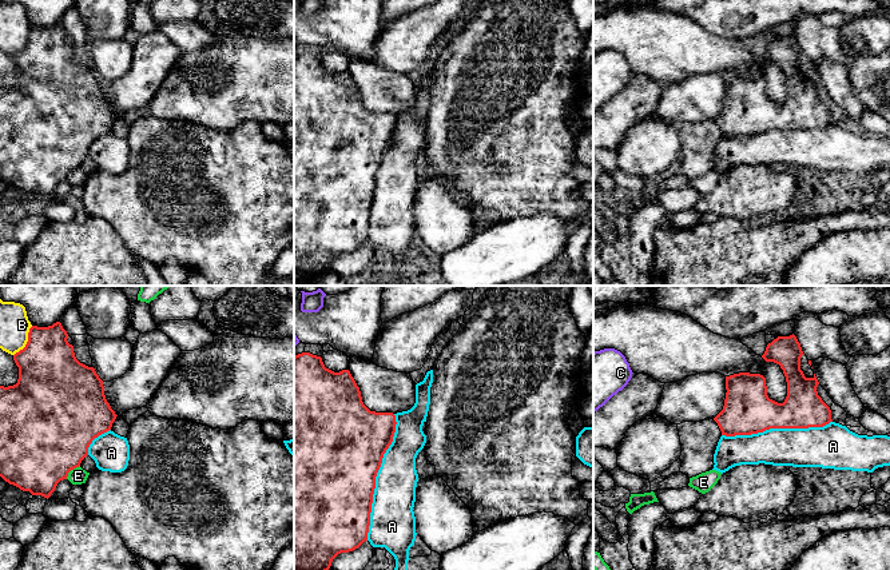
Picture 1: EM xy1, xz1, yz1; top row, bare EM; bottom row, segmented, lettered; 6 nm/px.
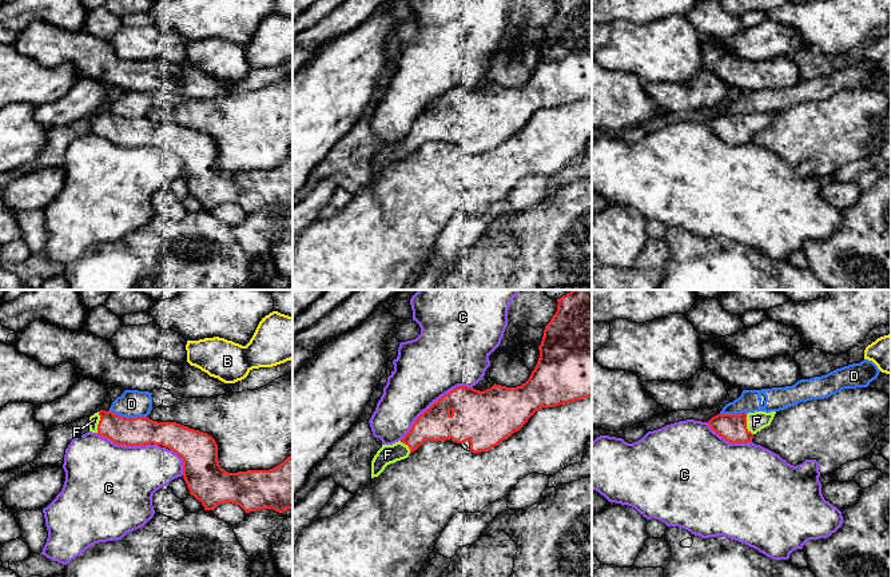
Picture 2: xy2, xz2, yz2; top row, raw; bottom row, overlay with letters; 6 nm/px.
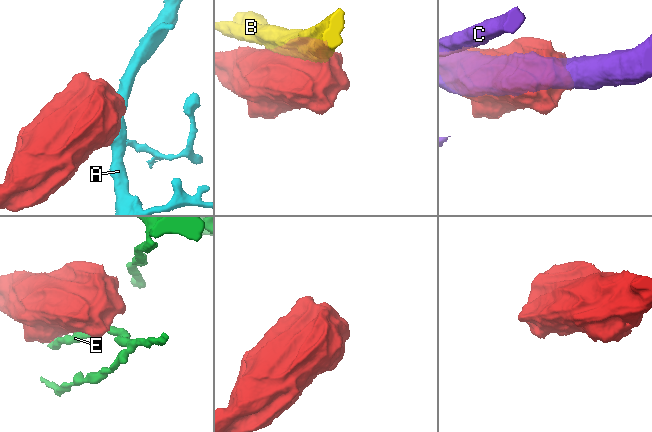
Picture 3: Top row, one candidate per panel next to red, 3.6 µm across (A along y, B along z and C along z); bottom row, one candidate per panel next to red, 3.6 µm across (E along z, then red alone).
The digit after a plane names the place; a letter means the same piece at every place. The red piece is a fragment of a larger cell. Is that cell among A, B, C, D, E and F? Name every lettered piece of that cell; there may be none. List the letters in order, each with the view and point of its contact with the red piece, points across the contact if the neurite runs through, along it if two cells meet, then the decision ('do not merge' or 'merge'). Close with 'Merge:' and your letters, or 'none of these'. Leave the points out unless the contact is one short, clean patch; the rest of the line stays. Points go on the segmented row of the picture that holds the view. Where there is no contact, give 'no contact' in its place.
A: meets red in xz1 at (376, 475); do not merge
B: meets red in xy1 at (27, 342); do not merge
C: meets red in xz2 at (434, 402); do not merge
D: meets red in xy2 at (126, 417); border along xy2 (108, 410), (127, 417), (146, 417); do not merge
E: meets red in xy1 at (71, 469); do not merge
F: meets red in yz2 at (746, 425); runs through yz2 (732, 428), (746, 425), (756, 421); merge
Merge: F

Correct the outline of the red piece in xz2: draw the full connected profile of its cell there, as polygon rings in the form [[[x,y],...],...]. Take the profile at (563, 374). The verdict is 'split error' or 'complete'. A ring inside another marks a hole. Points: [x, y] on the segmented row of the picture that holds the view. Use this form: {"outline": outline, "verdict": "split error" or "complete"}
{"outline": [[[572,290],[557,299],[557,311],[545,326],[540,358],[529,379],[517,387],[493,385],[484,391],[458,386],[441,397],[413,423],[410,431],[393,445],[382,445],[371,461],[371,478],[378,477],[387,465],[405,459],[426,441],[452,439],[457,443],[470,442],[470,451],[488,451],[518,431],[528,419],[542,407],[554,407],[592,397],[592,290]]], "verdict": "split error"}

